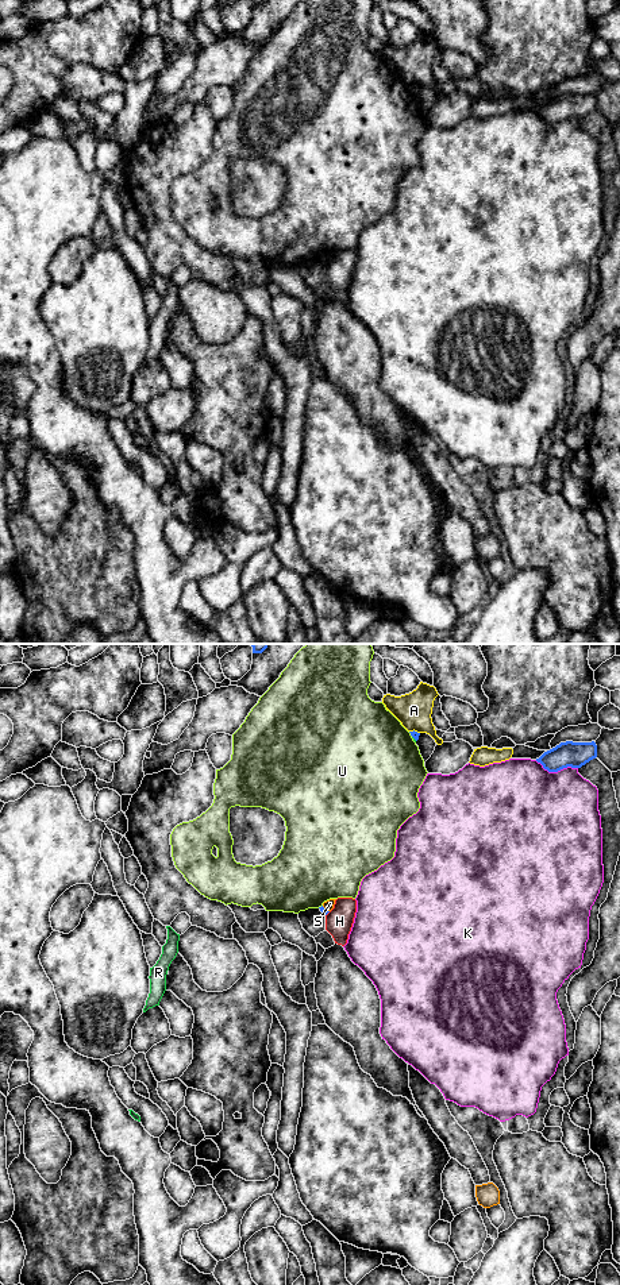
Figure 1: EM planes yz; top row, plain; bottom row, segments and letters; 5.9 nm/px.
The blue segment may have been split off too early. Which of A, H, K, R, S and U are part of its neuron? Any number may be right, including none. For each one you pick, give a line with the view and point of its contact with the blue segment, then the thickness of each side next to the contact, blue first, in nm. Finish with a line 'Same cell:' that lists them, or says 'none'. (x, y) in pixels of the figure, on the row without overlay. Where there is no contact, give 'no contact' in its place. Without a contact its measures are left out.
Same cell: none

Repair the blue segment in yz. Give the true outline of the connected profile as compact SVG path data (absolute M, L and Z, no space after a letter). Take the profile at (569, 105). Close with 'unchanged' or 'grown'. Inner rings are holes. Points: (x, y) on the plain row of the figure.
M561 94L555 100L544 104L538 115L548 124L558 124L563 120L581 120L590 112L597 109L597 97L592 94Z | unchanged

